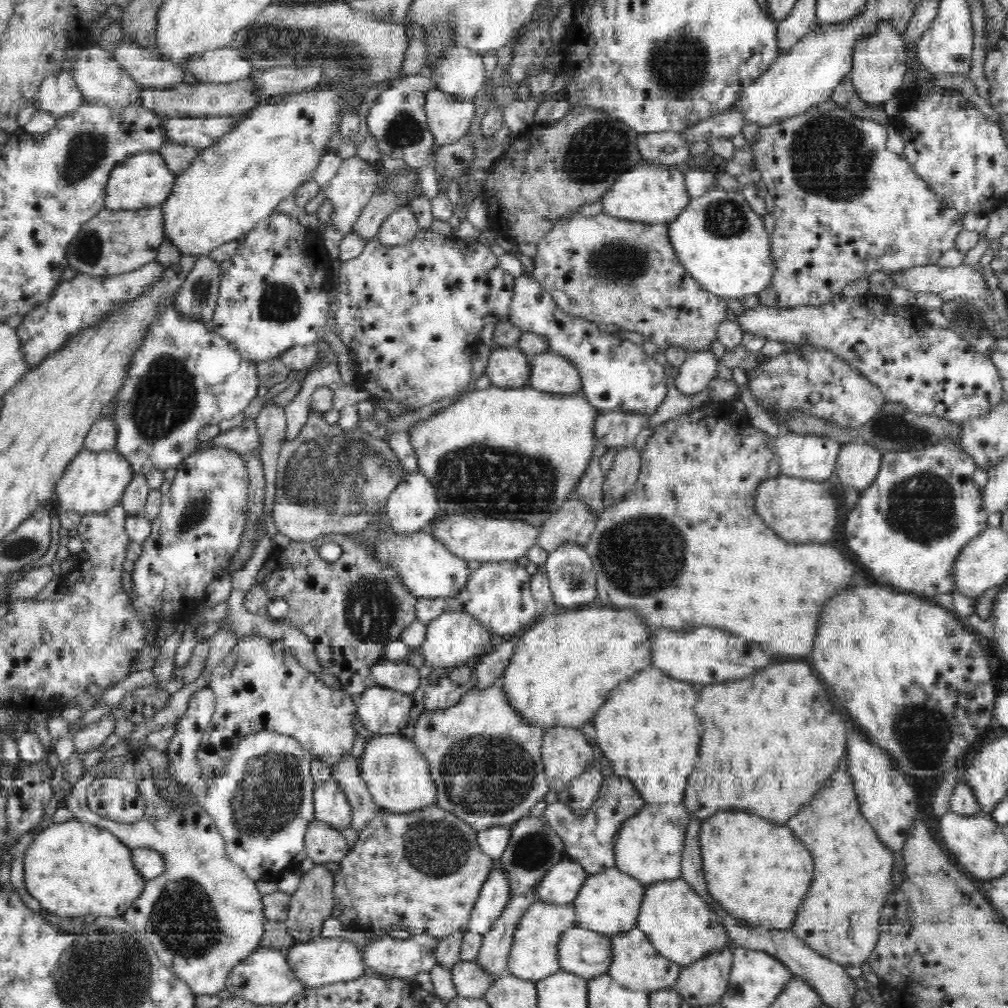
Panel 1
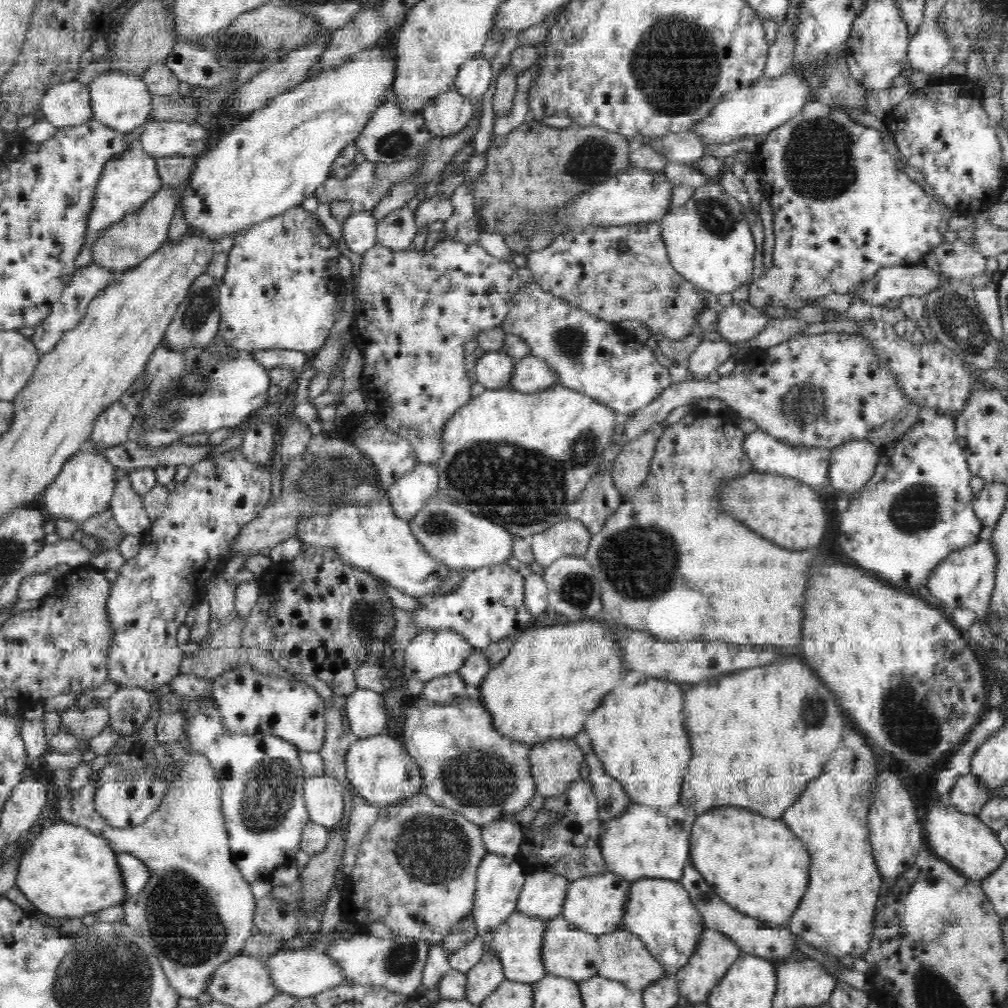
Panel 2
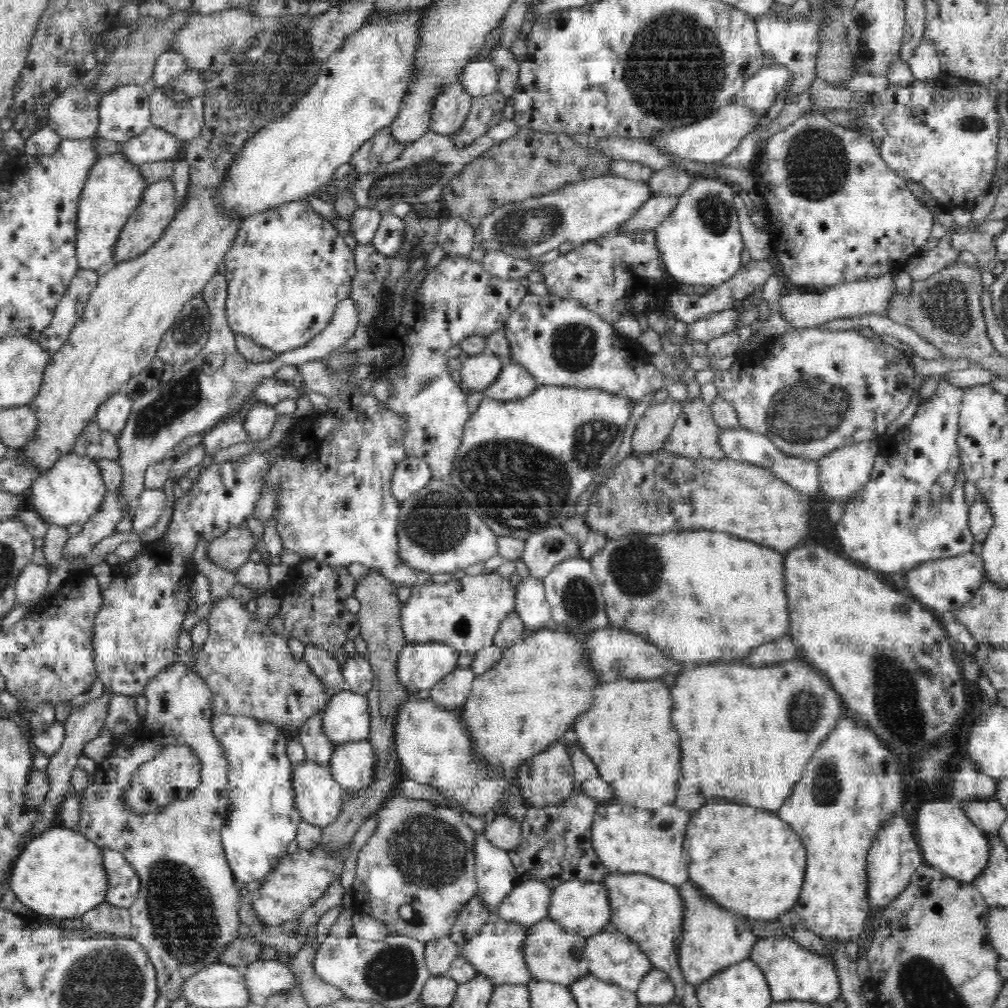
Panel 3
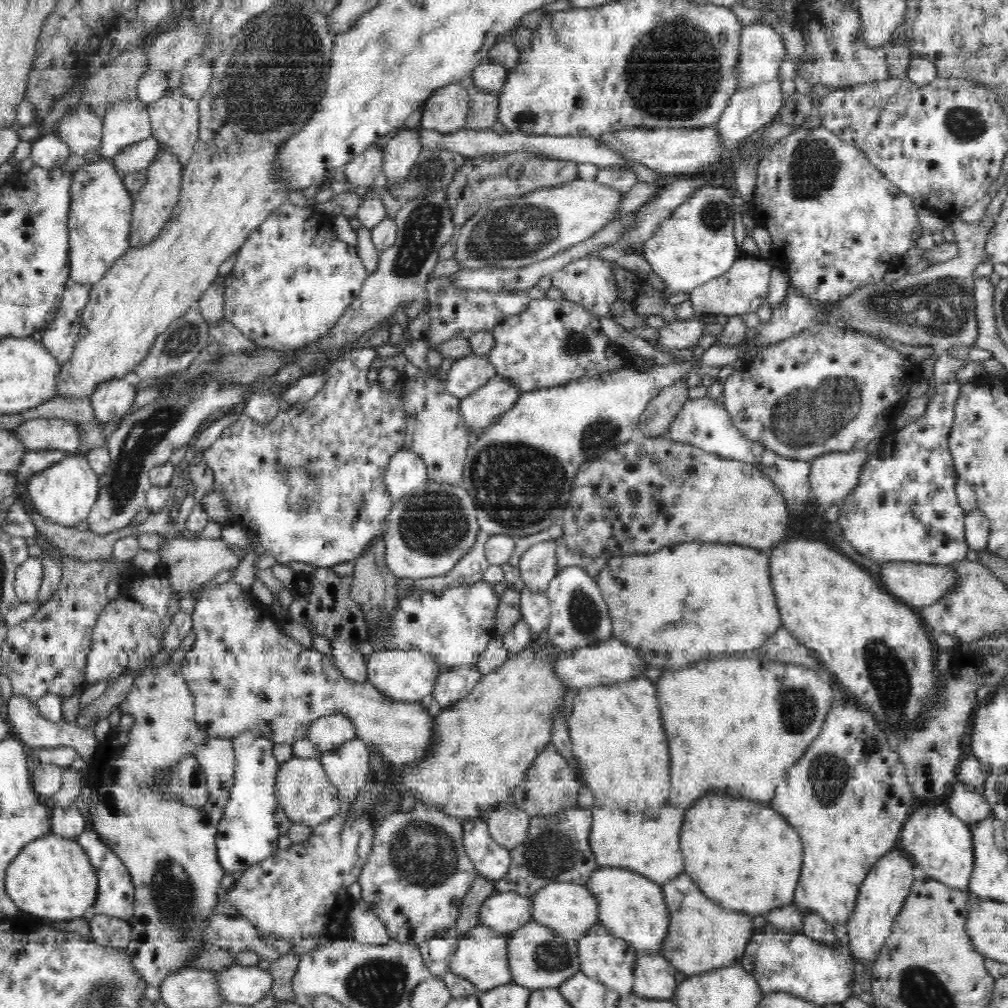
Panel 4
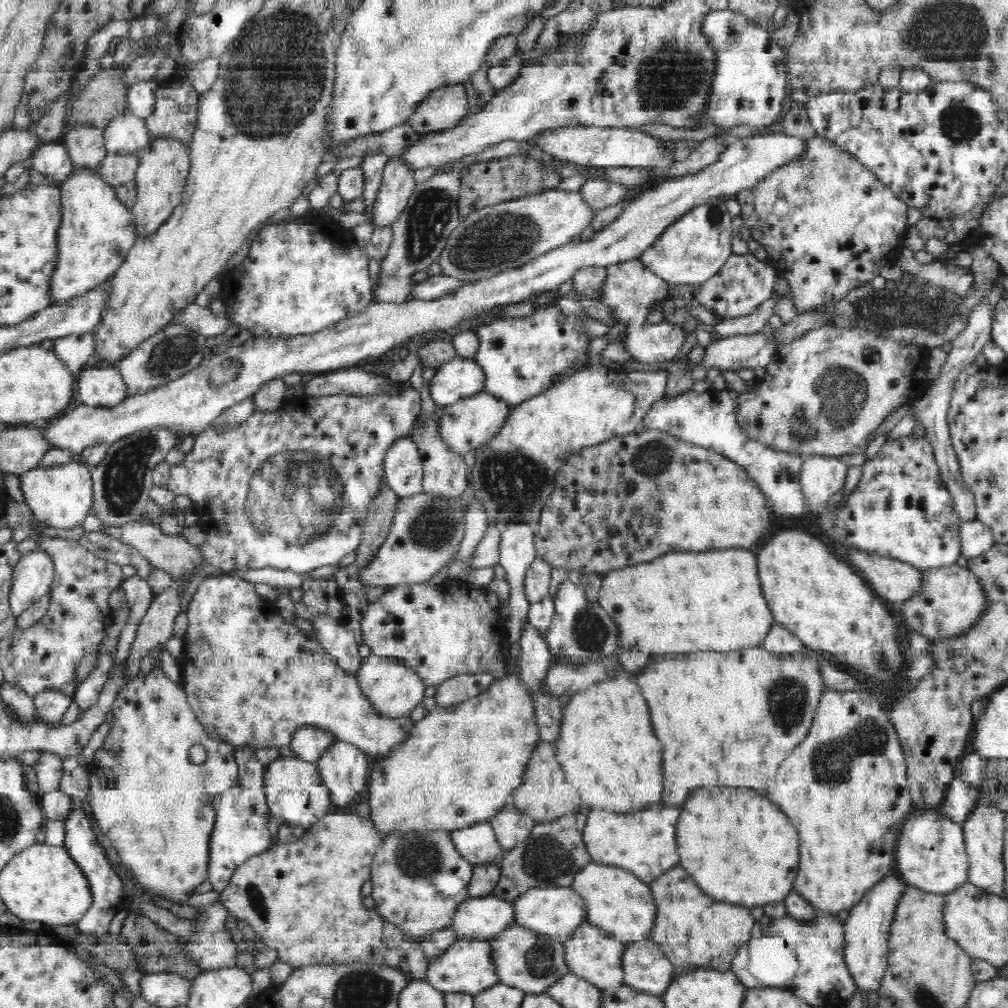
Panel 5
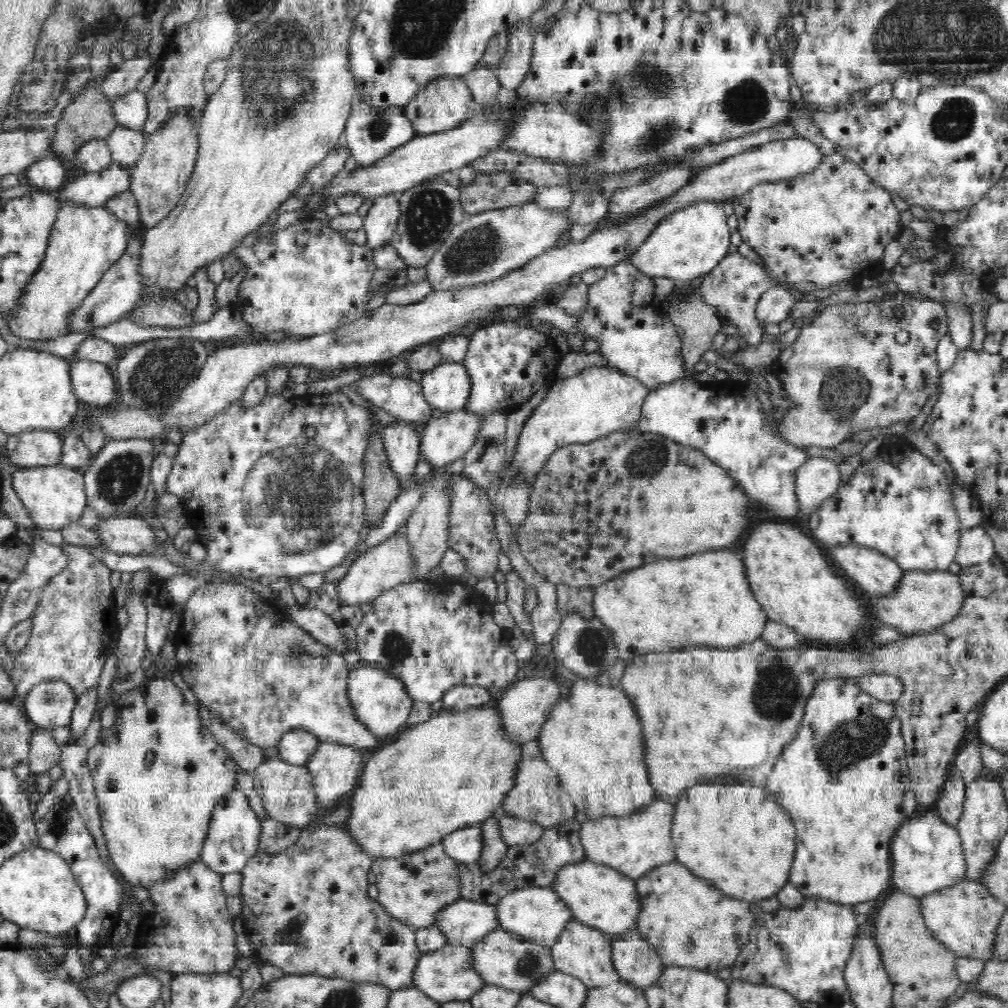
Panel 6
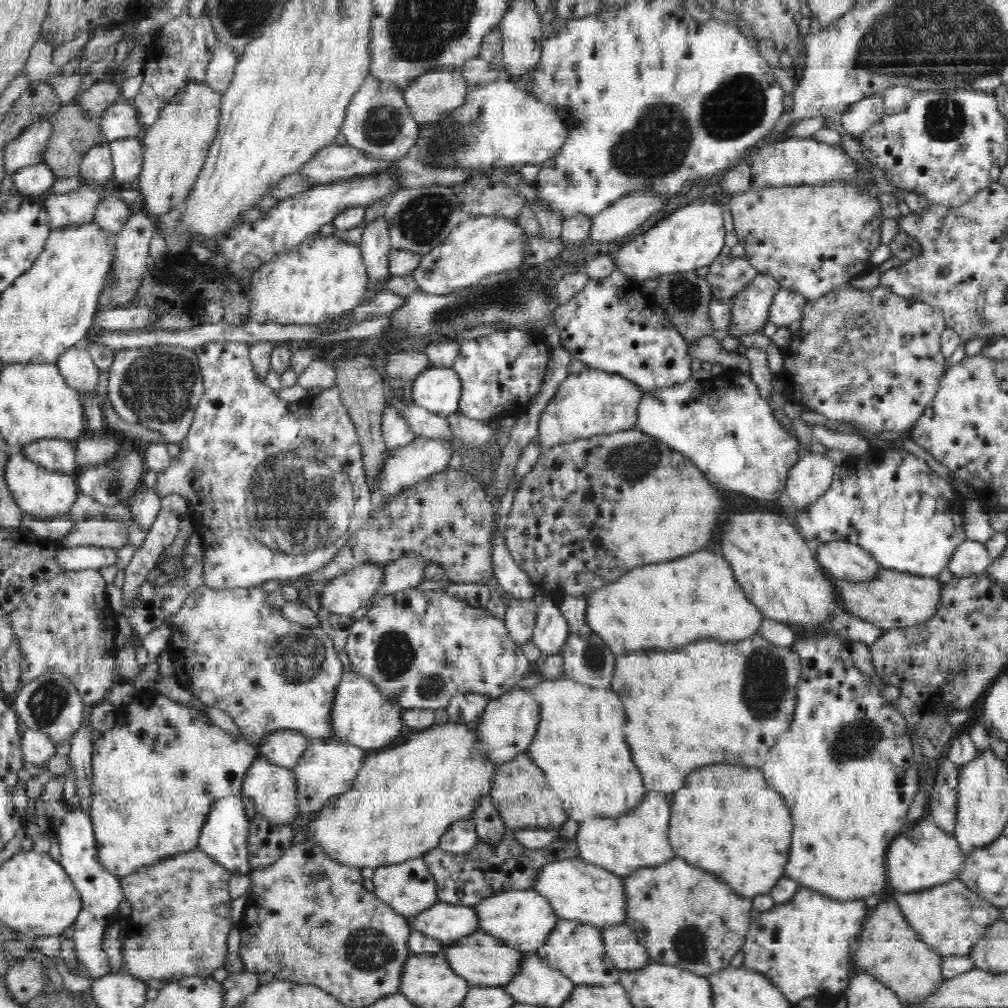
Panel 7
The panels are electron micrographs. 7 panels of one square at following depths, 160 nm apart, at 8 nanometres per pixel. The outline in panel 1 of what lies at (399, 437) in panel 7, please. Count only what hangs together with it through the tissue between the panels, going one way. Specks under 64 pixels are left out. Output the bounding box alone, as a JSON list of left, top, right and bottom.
[385,470,439,536]

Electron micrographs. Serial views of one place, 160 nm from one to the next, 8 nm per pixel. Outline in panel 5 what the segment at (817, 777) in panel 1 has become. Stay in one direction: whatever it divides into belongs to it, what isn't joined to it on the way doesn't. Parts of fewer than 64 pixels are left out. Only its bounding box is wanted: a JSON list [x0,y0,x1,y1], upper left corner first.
[632,646,827,806]

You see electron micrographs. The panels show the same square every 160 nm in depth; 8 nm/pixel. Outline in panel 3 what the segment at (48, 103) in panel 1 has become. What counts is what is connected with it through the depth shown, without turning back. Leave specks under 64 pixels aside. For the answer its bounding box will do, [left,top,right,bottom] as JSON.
[48,85,101,140]

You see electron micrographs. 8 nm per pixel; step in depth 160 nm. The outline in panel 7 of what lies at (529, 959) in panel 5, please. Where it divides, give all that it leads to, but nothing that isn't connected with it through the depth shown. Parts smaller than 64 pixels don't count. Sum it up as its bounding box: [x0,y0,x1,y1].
[443,930,531,987]

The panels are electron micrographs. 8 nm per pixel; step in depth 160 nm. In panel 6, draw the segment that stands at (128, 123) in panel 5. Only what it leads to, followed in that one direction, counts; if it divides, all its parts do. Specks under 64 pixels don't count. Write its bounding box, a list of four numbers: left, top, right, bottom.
[106,127,146,168]

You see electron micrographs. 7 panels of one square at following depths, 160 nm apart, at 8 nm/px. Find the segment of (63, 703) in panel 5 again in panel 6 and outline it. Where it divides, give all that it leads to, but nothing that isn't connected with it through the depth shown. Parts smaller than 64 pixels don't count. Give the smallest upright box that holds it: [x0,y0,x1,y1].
[24,682,77,730]

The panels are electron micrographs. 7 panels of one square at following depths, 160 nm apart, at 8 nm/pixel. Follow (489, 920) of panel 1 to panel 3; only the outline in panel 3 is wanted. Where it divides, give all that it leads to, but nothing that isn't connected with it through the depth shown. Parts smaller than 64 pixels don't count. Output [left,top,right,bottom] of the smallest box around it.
[474,833,517,916]

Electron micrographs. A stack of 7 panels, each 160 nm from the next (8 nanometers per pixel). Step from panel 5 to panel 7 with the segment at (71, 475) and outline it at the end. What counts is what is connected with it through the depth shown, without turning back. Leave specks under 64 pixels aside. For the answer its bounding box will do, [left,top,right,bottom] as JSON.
[5,449,79,520]

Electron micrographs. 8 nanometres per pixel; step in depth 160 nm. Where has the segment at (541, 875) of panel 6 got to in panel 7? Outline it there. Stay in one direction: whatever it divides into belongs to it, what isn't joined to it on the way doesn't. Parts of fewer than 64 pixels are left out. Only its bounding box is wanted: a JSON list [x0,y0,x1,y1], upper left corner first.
[421,832,579,907]

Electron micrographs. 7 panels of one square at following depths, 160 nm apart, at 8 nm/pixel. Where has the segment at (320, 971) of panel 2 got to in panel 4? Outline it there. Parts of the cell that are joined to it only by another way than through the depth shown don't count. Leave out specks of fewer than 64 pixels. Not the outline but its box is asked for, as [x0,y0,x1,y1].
[217,964,274,1005]

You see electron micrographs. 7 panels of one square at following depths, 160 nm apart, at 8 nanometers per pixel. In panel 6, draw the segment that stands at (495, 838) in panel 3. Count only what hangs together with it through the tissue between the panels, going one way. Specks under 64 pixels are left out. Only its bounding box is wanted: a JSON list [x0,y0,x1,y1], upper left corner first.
[498,815,545,846]

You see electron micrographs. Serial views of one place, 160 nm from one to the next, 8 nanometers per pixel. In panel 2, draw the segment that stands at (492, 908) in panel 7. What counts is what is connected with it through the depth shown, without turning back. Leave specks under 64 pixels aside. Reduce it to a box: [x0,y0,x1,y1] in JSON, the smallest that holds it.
[561,872,631,935]

